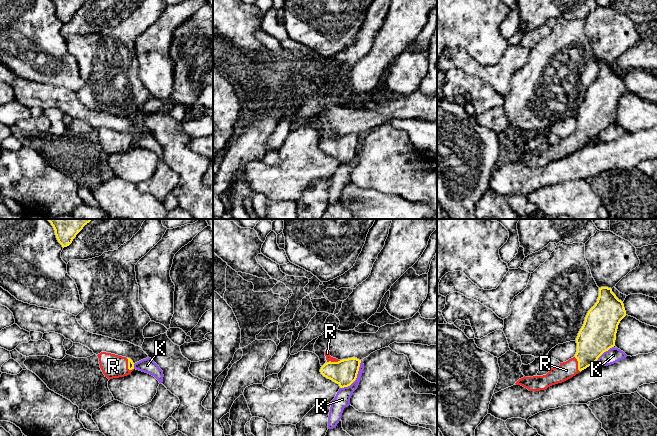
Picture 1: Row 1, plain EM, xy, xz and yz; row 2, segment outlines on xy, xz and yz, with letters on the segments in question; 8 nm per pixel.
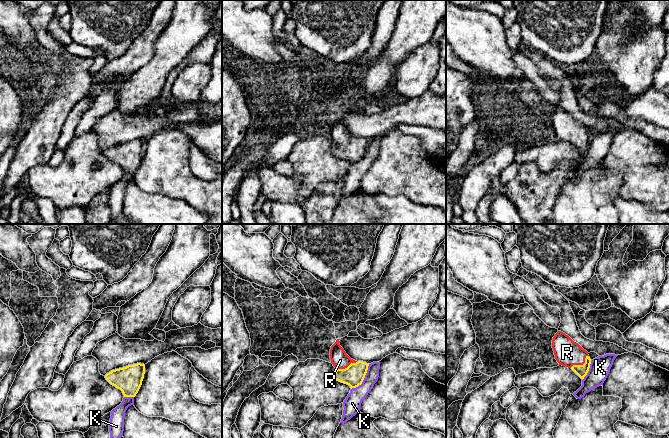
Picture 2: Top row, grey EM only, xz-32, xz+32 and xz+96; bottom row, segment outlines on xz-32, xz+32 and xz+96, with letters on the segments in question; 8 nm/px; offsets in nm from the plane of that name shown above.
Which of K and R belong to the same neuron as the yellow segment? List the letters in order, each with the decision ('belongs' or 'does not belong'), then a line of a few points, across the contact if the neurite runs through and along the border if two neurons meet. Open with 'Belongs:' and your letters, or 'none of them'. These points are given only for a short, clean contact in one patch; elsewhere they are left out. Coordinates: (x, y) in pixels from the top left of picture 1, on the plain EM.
Belongs: R
K: does not belong; line xz (361, 136), (356, 154), (349, 161), (340, 164)
R: belongs; line yz (594, 114), (587, 130), (578, 140), (566, 146)

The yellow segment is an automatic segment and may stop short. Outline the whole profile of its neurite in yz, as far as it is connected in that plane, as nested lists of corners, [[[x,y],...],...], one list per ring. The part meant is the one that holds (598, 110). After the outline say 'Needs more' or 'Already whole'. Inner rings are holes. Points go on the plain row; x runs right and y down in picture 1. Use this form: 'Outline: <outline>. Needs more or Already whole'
Outline: [[[599,64],[599,73],[588,87],[584,100],[576,114],[575,132],[558,143],[551,144],[543,152],[523,153],[515,160],[529,167],[545,166],[562,159],[593,139],[610,124],[615,122],[616,109],[620,97],[626,92],[624,80],[612,68],[611,64]]]. Needs more

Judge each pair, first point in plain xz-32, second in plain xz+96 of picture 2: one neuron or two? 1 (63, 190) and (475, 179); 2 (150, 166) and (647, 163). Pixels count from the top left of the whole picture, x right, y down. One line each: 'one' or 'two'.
1: two
2: one

